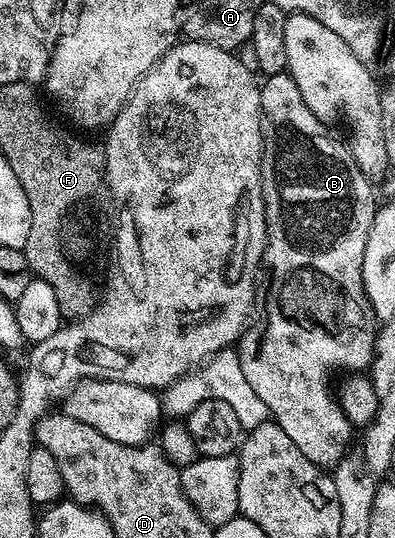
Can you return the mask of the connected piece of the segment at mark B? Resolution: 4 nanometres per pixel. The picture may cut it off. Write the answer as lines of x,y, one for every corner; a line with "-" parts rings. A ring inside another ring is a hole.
286,73
282,75
268,75
262,80
259,88
259,96
261,97
261,113
263,114
263,164
261,165
261,177
263,178
263,204
265,205
265,221
267,222
267,247
263,250
263,263
271,270
271,280
267,283
267,292
262,292
261,307
263,303
263,323
267,328
263,332
244,330
239,336
237,350
239,352
239,360
241,361
241,371
245,373
245,381
249,381
253,393
257,393
257,397
261,397
261,401
265,401
267,406
267,414
274,422
279,424
281,429
285,429
289,441
293,441
293,445
297,445
297,449
301,449
301,453
305,453
305,457
309,457
309,461
313,461
319,467
324,469
334,468
347,453
347,448
352,442
353,426
345,416
336,400
333,398
332,390
327,389
327,370
330,367
348,367
348,372
362,372
364,369
370,368
371,358
375,356
375,337
376,328
371,328
373,324
373,316
365,302
363,293
363,278
361,277
361,261
365,253
365,241
369,241
369,225
373,225
373,217
377,210
377,202
375,203
375,195
371,192
373,187
372,180
365,177
365,173
361,173
361,169
357,165
357,161
353,161
350,146
346,142
343,143
339,139
334,139
327,132
328,124
313,113
313,109
309,109
309,105
305,105
305,97
301,97
301,89
297,89
297,81
293,81
293,77

